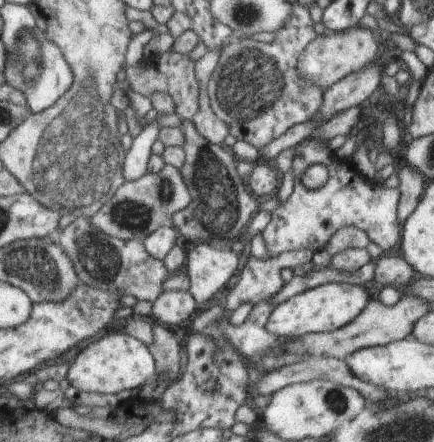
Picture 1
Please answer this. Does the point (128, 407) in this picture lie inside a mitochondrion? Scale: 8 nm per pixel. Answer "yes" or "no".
no

